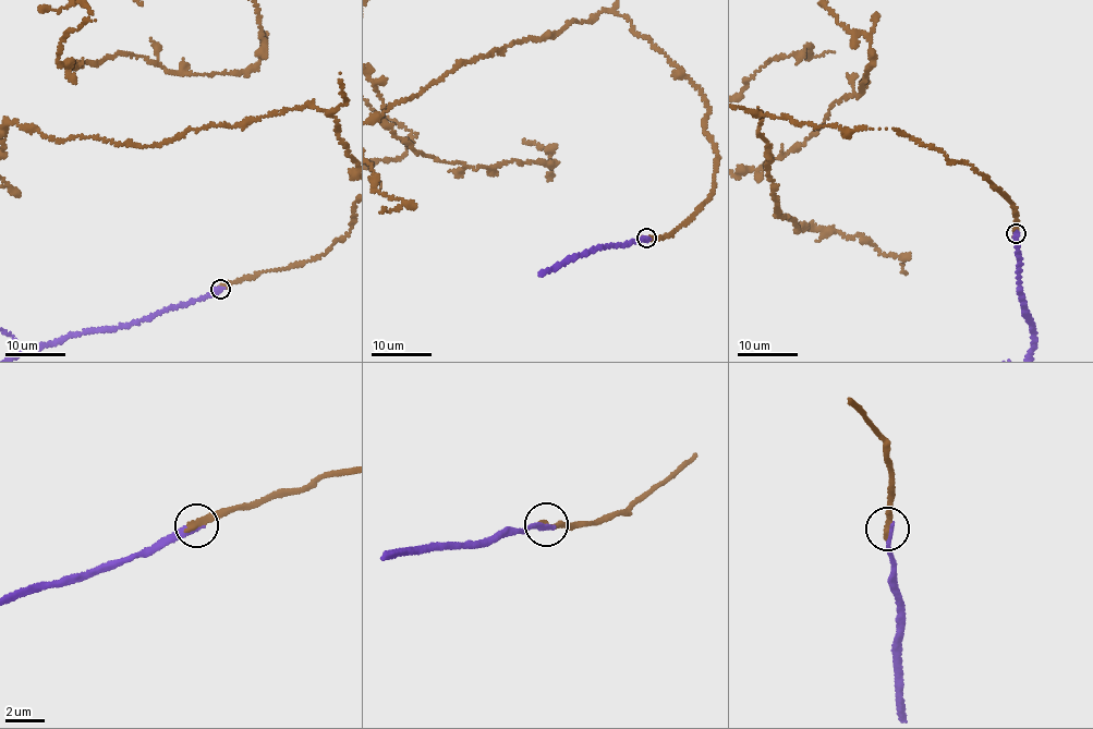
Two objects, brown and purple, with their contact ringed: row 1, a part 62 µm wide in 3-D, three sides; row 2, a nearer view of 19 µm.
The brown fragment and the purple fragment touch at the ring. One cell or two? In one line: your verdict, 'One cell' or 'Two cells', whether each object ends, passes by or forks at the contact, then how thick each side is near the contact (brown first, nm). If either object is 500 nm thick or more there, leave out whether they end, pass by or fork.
Two cells. At the ring brown ends. At the ring purple ends. Thickness 360 nm (brown) against 320 nm

